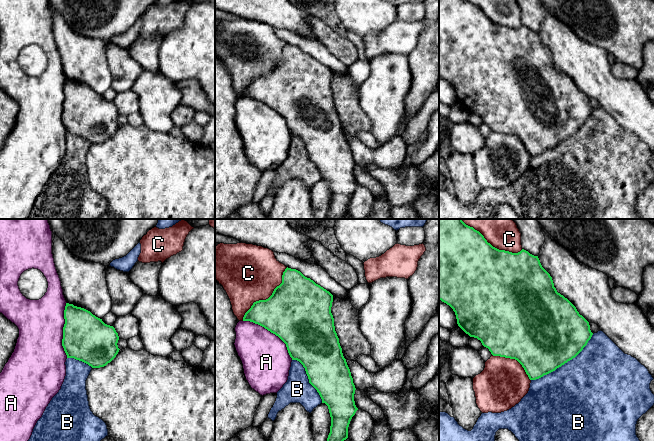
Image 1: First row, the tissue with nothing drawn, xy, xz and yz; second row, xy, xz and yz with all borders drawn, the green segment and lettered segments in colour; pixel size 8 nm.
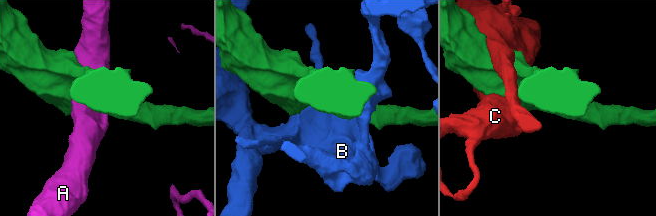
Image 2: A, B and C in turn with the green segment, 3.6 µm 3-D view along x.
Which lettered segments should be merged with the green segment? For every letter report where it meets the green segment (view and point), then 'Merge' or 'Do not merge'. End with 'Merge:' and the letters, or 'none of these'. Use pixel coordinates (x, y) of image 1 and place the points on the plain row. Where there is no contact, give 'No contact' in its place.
A: Touches green at xz (272, 108). Do not merge
B: Touches green at yz (564, 139). Do not merge
C: Touches green at xz (268, 74). Do not merge
Merge: none of these

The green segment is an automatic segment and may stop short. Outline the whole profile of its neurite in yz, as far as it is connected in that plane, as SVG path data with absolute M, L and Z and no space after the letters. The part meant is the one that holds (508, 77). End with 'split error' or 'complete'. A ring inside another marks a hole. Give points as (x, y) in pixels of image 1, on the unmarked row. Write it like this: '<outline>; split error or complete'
M439 0L439 76L453 85L458 102L466 110L480 116L493 132L517 136L530 156L539 155L575 134L593 111L589 98L557 68L538 32L524 25L518 29L499 26L466 0Z; complete

